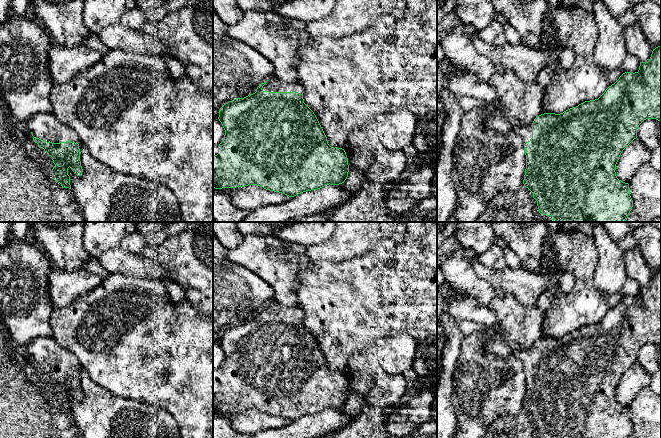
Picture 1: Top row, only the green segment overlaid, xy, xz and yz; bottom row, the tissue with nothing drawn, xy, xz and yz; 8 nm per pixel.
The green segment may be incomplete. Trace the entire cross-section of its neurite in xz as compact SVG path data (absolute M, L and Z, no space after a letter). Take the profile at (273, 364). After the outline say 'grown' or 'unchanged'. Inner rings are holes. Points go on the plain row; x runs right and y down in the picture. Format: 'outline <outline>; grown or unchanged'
outline M274 299L255 317L224 328L218 343L225 359L218 378L213 379L215 413L257 409L294 421L325 409L342 408L348 401L345 374L328 368L316 339L304 327L299 307L288 307Z; grown

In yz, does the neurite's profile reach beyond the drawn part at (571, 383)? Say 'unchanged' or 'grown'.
grown

